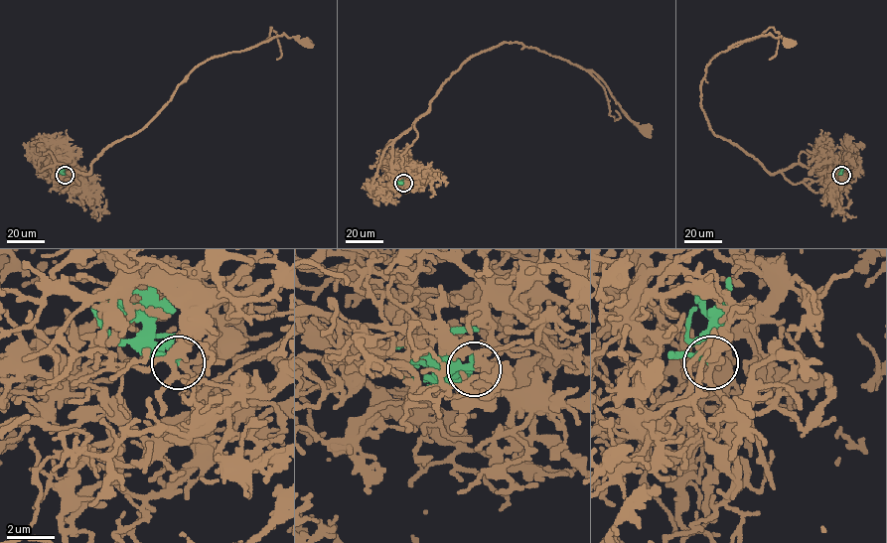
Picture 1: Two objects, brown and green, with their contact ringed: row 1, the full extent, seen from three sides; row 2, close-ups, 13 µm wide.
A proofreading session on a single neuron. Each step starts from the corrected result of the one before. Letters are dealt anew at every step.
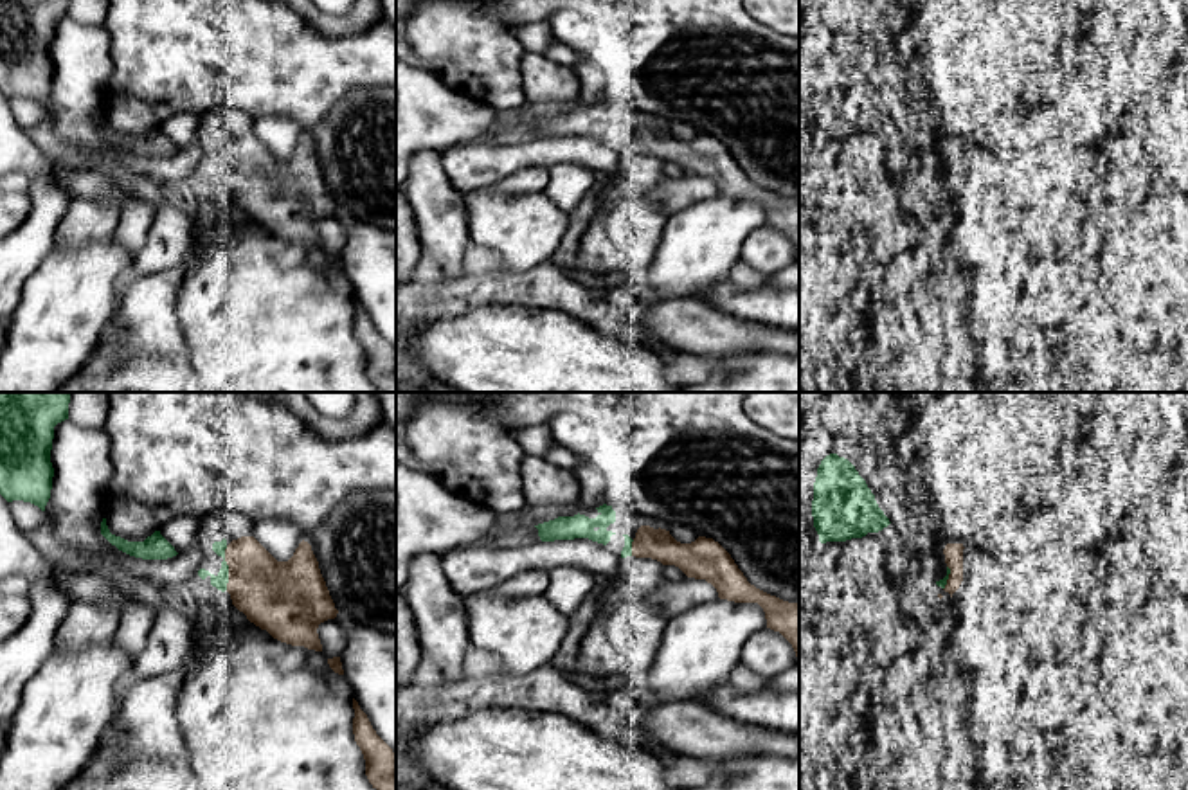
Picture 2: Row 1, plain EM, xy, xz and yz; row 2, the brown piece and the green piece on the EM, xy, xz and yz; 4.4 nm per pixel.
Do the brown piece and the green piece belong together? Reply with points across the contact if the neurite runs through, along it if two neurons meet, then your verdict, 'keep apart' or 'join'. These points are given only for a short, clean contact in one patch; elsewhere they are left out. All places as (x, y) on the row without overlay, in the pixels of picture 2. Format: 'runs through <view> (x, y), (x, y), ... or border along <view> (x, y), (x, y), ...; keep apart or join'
join

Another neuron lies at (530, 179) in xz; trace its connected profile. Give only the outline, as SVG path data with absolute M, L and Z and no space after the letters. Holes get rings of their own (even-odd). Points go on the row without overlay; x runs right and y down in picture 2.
M524 166L511 175L500 178L497 184L490 185L490 189L508 196L520 196L544 191L547 182L547 166Z

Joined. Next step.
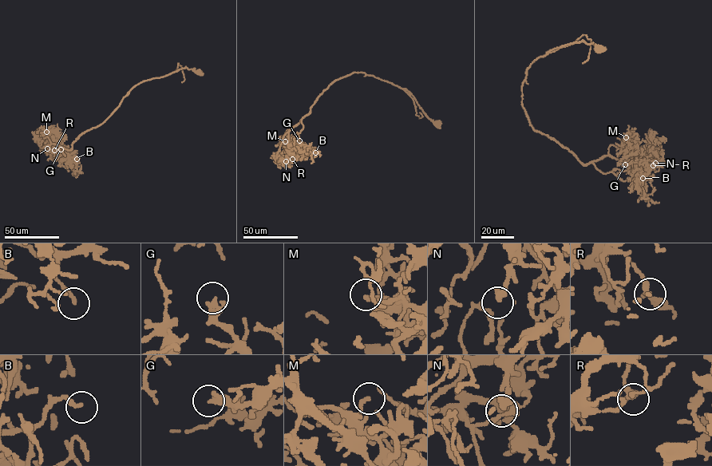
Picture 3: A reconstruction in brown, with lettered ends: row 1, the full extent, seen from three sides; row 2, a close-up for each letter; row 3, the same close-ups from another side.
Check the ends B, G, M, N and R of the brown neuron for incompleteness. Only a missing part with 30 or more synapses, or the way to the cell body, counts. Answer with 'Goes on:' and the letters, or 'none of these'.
Goes on: none of these

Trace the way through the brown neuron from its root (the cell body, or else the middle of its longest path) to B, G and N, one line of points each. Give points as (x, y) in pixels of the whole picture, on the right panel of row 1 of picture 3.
B: (599, 49), (575, 41), (539, 57), (527, 69), (523, 107), (535, 130), (583, 164), (622, 180), (642, 178)
G: (599, 49), (575, 41), (539, 57), (522, 104), (535, 130), (583, 164), (606, 155), (637, 161), (625, 164)
N: (599, 49), (575, 41), (531, 65), (522, 86), (530, 124), (583, 164), (653, 150), (655, 163)

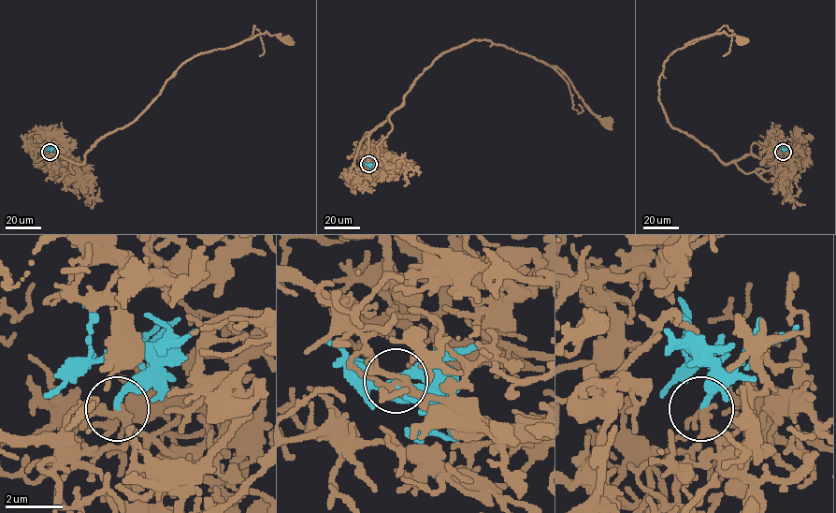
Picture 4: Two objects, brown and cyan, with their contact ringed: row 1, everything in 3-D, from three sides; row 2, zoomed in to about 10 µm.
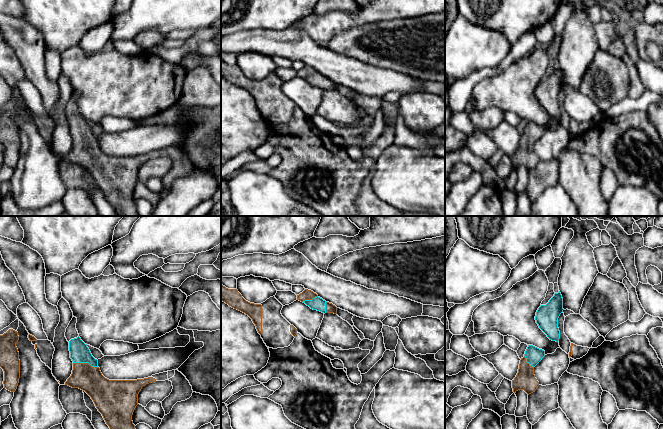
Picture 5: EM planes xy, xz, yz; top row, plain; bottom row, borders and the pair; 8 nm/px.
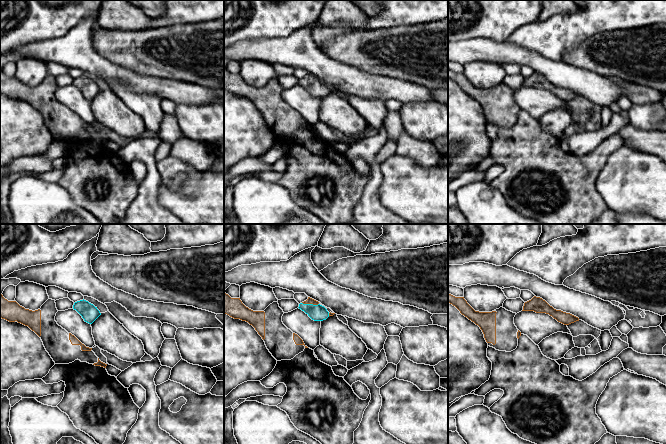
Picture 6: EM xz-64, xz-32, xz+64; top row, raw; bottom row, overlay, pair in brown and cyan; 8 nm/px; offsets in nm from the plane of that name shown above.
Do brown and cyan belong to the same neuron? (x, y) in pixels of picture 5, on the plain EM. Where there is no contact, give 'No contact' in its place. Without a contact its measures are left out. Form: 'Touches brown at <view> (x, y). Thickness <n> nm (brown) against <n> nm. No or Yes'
Touches brown at xy (85, 139). Thickness 200 nm (brown) against 160 nm. Yes

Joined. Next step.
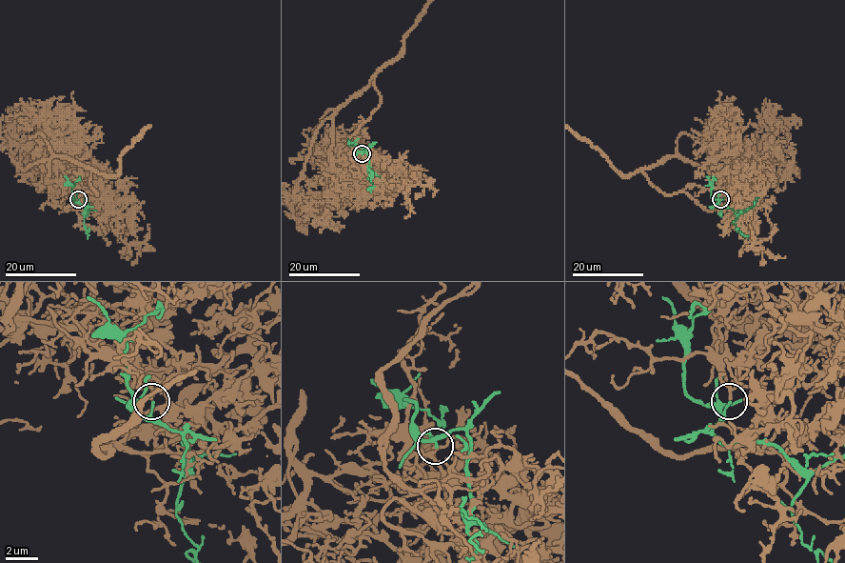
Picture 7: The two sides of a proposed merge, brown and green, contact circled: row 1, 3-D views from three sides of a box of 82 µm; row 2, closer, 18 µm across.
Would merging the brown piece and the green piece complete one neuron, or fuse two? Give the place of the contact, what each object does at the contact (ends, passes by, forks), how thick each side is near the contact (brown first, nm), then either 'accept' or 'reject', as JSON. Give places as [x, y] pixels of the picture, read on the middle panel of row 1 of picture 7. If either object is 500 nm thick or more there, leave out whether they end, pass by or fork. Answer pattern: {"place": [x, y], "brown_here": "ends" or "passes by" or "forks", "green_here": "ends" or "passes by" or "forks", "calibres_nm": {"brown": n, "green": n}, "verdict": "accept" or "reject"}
{"place": [362, 153], "brown_here": "passes by", "green_here": "ends", "calibres_nm": {"brown": 130, "green": 110}, "verdict": "reject"}

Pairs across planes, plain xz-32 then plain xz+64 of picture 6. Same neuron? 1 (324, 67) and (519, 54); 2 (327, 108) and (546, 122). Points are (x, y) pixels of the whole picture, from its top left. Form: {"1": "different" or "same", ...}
{"1": "same", "2": "same"}

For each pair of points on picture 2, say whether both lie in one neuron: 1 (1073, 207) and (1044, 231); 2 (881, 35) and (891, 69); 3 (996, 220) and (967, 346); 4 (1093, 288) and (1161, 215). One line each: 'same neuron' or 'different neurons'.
1: same neuron
2: same neuron
3: same neuron
4: different neurons

